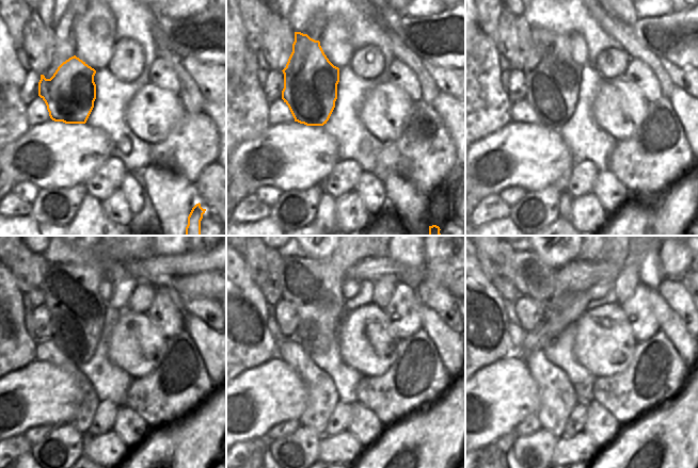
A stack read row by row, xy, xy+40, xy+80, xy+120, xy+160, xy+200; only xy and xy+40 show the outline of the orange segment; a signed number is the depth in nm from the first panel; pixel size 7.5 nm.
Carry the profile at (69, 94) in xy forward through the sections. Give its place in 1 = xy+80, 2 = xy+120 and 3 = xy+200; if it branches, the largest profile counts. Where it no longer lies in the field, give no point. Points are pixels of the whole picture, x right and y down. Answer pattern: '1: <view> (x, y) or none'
1: xy+80 (552, 77)
2: xy+120 (77, 310)
3: xy+200 (533, 278)

